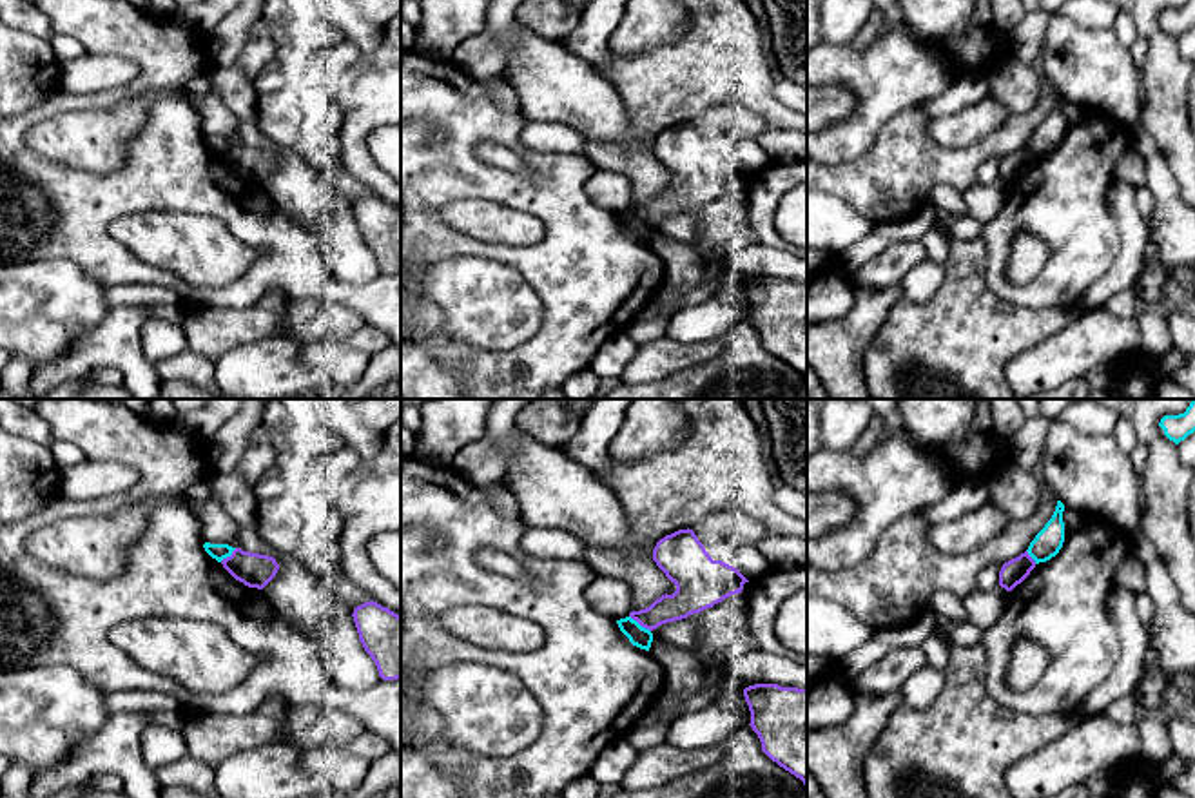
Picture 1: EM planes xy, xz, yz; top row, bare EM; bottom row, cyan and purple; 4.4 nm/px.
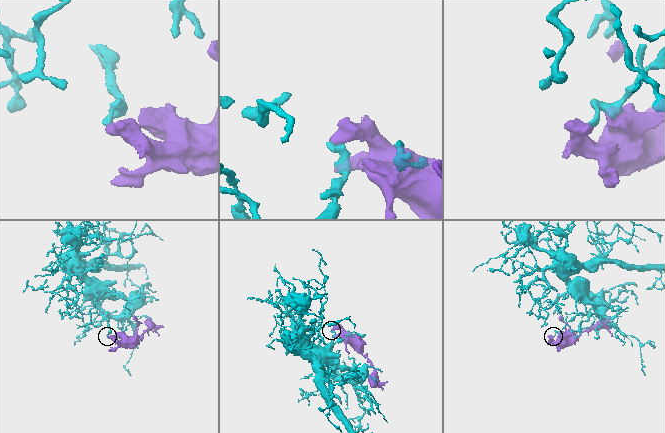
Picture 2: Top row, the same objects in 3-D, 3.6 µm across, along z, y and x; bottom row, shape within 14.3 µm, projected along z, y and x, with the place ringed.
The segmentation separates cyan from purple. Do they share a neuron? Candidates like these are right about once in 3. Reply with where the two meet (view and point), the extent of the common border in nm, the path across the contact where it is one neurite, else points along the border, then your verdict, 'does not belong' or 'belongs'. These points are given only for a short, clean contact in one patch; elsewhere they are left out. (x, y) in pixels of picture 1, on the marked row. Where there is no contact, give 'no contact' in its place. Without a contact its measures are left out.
meets cyan in xz at (639, 624); contact 120 nm long; border along xz (630, 615), (650, 632); does not belong

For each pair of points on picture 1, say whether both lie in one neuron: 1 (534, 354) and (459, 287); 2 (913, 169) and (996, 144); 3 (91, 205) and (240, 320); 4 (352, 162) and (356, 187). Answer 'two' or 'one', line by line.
1: two
2: one
3: two
4: two

